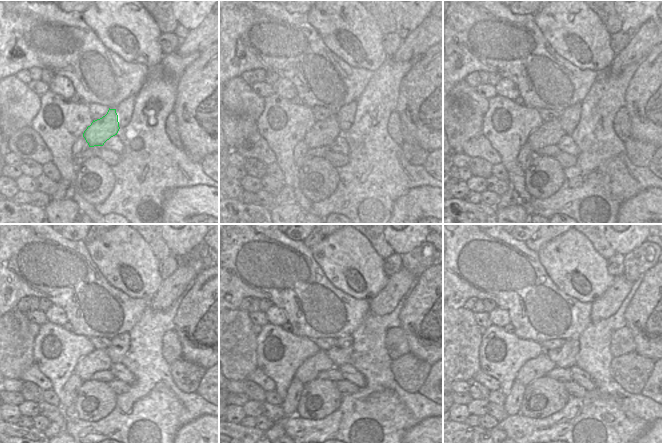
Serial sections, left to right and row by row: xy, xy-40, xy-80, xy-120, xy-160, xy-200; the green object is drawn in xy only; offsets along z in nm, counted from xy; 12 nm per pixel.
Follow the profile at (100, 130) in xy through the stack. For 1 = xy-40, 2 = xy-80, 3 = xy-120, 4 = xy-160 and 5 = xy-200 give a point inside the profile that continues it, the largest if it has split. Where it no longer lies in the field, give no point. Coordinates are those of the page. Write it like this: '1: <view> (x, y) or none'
1: xy-40 (323, 133)
2: xy-80 (549, 133)
3: xy-120 (98, 360)
4: xy-160 (308, 371)
5: xy-200 (538, 367)

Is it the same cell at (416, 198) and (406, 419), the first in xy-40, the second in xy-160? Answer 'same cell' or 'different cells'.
different cells

